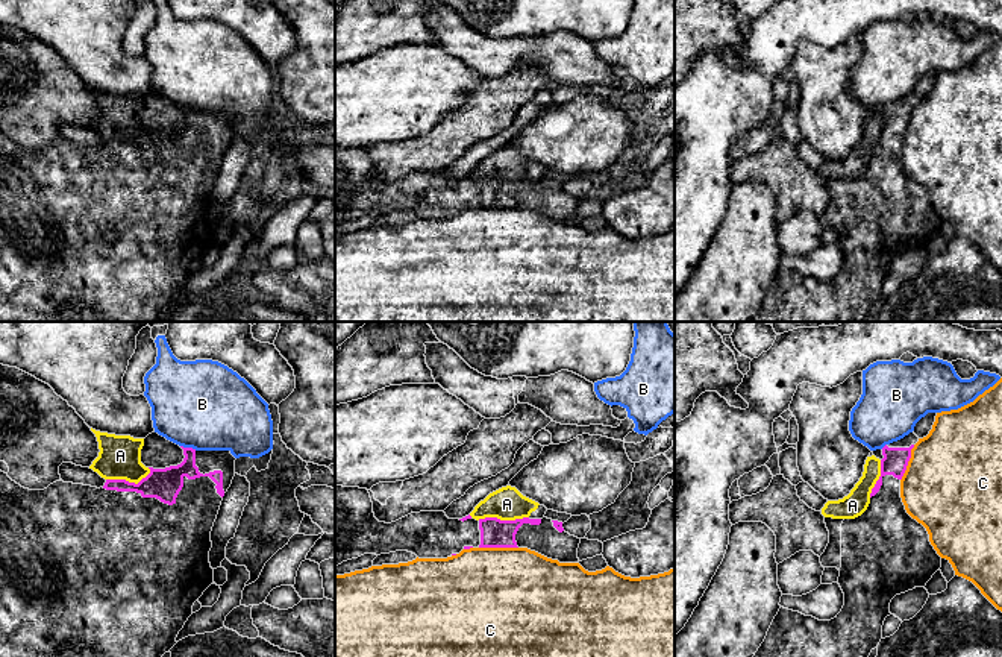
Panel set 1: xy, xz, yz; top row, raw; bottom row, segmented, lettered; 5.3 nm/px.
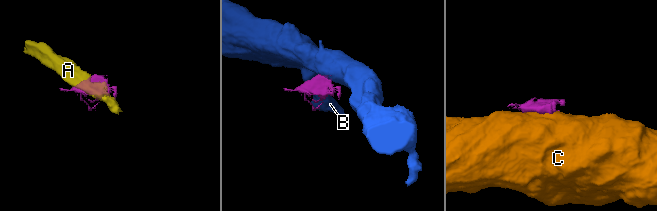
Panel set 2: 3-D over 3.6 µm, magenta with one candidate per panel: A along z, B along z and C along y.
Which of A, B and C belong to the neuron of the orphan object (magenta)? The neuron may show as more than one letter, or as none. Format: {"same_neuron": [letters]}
{"same_neuron": []}

